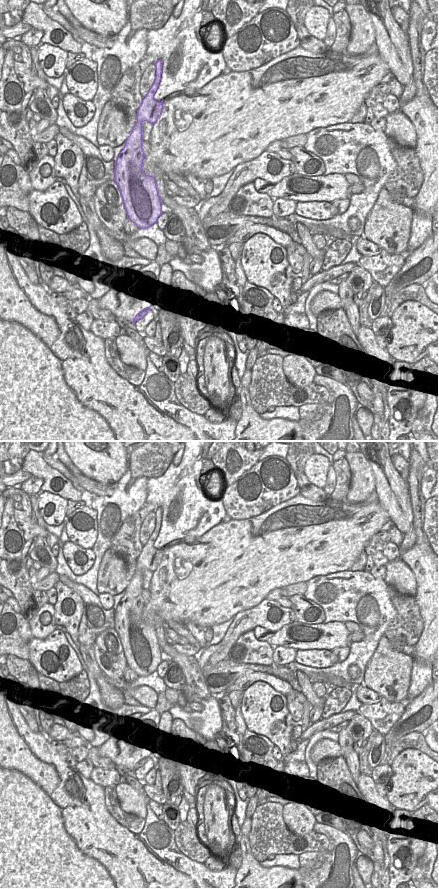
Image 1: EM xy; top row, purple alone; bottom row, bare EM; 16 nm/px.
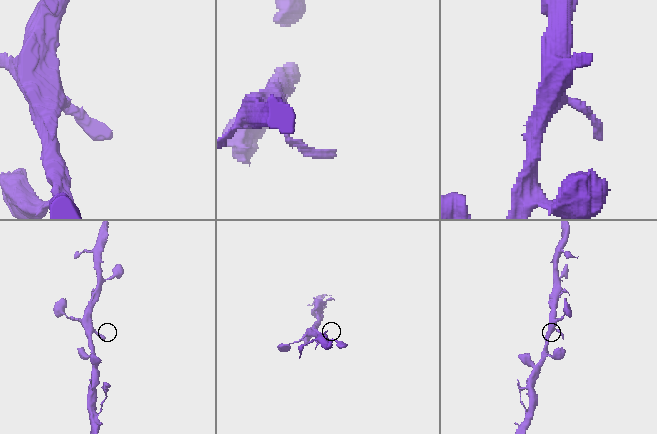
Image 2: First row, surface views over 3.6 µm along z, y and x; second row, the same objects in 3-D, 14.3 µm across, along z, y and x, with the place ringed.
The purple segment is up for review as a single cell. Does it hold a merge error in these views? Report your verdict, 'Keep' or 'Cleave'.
Keep.

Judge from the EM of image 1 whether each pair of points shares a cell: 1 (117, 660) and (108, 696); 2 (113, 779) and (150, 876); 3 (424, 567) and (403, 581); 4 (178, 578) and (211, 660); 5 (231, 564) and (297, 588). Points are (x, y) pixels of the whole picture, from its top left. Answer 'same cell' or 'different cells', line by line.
1: different cells
2: different cells
3: different cells
4: different cells
5: different cells

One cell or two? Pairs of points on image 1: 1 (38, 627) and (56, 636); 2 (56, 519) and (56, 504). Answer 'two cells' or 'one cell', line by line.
1: two cells
2: one cell

